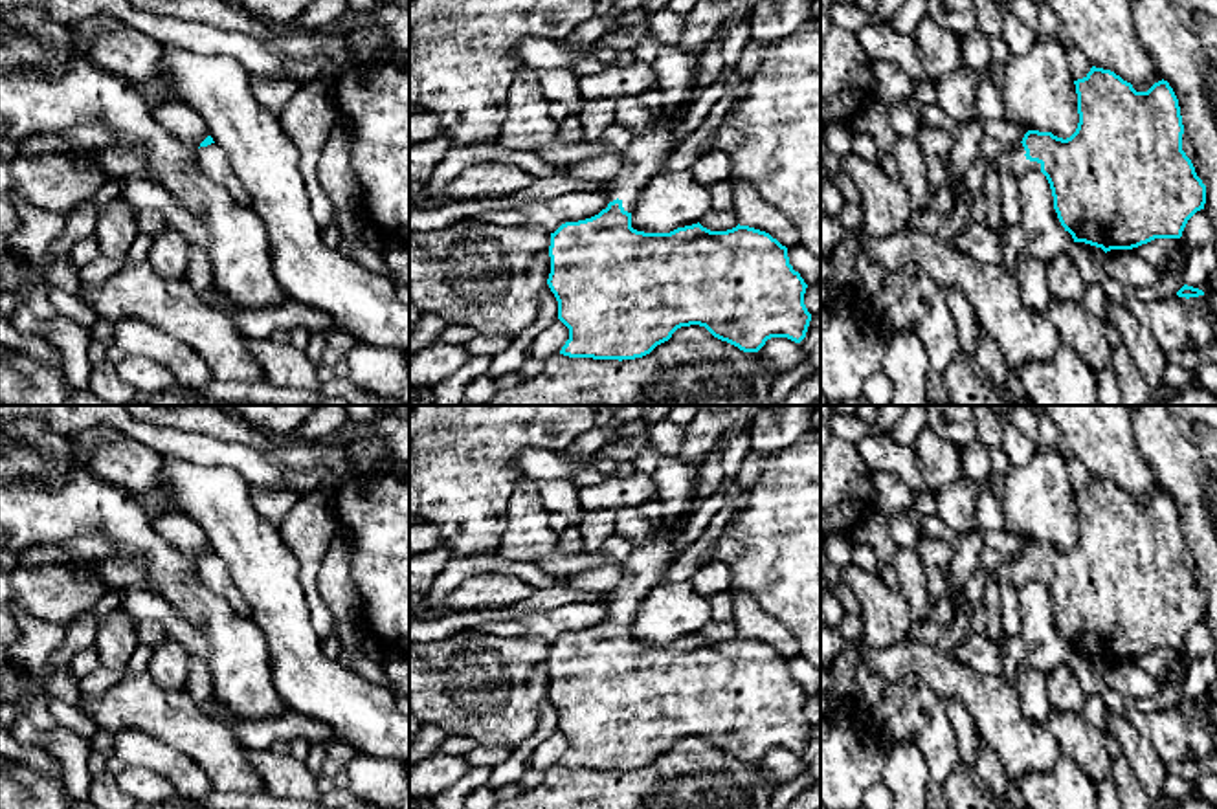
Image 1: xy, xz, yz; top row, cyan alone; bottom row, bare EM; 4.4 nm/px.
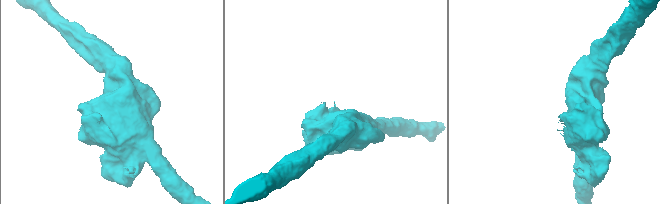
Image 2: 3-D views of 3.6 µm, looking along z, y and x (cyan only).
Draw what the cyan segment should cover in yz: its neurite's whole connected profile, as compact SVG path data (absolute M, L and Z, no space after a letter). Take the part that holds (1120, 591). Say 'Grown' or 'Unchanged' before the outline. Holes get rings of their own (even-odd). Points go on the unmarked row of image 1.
Grown. M1092 477L1090 482L1083 490L1074 492L1074 495L1077 504L1079 534L1070 549L1063 550L1054 547L1052 543L1028 541L1022 552L1015 560L1002 560L999 569L991 574L986 574L986 578L997 582L1000 587L1013 585L1017 591L1030 580L1041 582L1050 594L1057 629L1065 638L1065 642L1072 646L1074 653L1085 653L1101 659L1107 664L1111 660L1133 660L1155 649L1180 649L1188 631L1197 622L1204 620L1206 596L1197 587L1191 571L1182 561L1184 536L1182 536L1178 510L1173 499L1169 497L1169 493L1162 490L1155 493L1147 503L1136 503L1131 493L1123 492L1114 482Z

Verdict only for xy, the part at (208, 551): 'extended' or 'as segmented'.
extended

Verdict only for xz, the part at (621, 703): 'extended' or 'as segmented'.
extended

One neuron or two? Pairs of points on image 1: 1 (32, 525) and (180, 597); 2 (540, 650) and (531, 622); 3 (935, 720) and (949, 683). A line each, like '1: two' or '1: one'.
1: one
2: two
3: two

